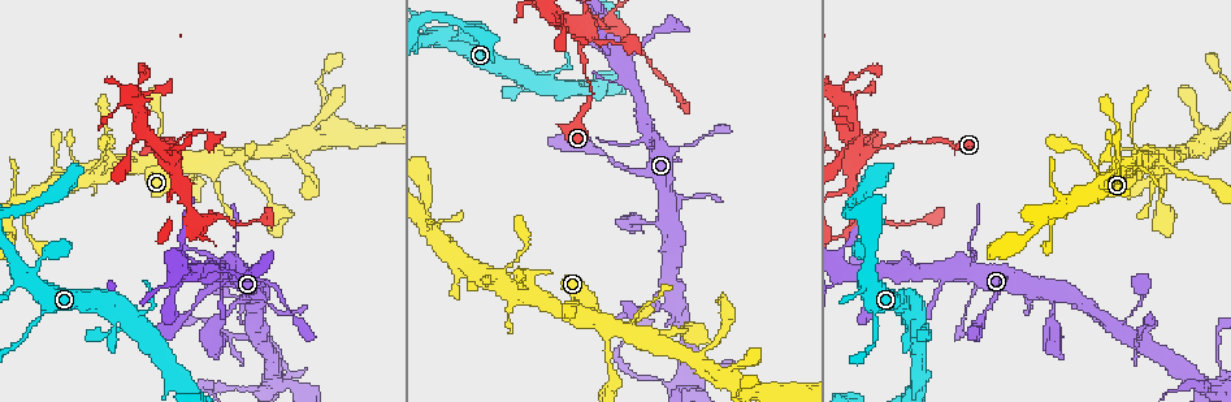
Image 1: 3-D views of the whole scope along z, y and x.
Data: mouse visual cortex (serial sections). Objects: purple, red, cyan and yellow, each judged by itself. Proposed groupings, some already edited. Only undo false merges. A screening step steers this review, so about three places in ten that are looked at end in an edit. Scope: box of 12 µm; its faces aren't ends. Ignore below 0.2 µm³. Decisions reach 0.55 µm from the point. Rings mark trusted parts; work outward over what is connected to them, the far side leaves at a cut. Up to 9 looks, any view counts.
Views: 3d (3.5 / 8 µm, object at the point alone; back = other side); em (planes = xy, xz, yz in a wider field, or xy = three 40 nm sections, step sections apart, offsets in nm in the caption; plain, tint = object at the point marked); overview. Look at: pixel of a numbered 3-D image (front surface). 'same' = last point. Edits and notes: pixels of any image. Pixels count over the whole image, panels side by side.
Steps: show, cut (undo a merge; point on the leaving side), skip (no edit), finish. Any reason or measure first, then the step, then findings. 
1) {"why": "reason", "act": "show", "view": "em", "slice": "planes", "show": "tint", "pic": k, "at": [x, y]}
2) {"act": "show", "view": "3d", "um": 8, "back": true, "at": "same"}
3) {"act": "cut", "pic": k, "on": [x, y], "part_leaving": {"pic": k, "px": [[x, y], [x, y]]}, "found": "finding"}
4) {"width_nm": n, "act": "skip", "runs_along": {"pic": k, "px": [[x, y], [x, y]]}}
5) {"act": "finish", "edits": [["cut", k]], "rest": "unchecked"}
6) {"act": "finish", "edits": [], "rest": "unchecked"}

{"why": "thin arm on a thick one", "act": "show", "view": "3d", "um": 3.5, "pic": 1, "at": [584, 33]}

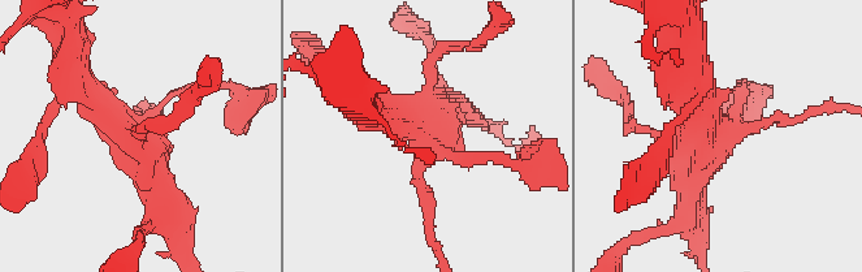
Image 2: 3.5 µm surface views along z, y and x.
{"act": "show", "view": "em", "slice": "xy", "step": 3, "show": "tint", "pic": 2, "at": [425, 144]}

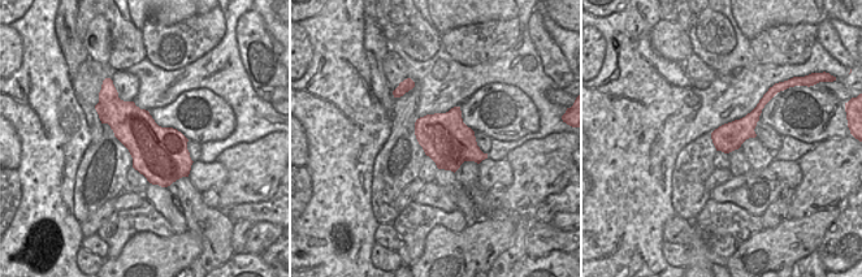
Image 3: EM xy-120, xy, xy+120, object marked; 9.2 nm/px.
{"act": "skip", "runs_along": {"pic": 2, "px": [[427, 219], [427, 143], [371, 113]]}, "found": "continuous, no second cell"}

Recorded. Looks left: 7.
{"why": "calibre changes", "act": "show", "view": "3d", "um": 3.5, "pic": 1, "at": [606, 32]}

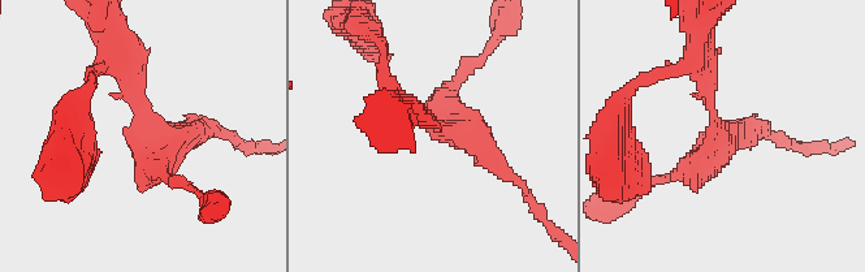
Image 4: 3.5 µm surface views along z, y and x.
{"why": "need the tissue", "act": "show", "view": "em", "slice": "xy", "step": 3, "show": "tint", "pic": 4, "at": [140, 117]}

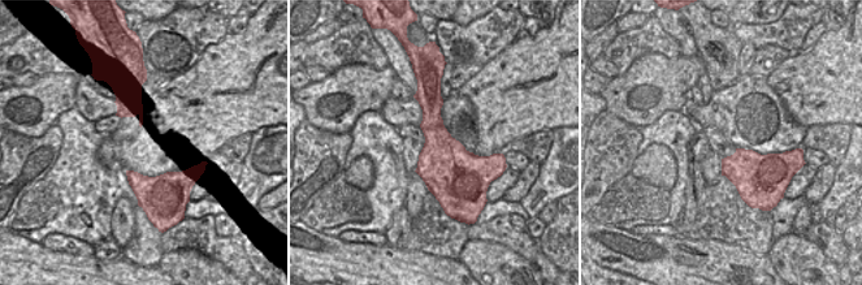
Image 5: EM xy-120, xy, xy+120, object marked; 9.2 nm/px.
{"act": "skip", "found": "one cell here"}

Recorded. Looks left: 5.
{"why": "calibre changes", "act": "show", "view": "3d", "um": 3.5, "pic": 1, "at": [138, 102]}

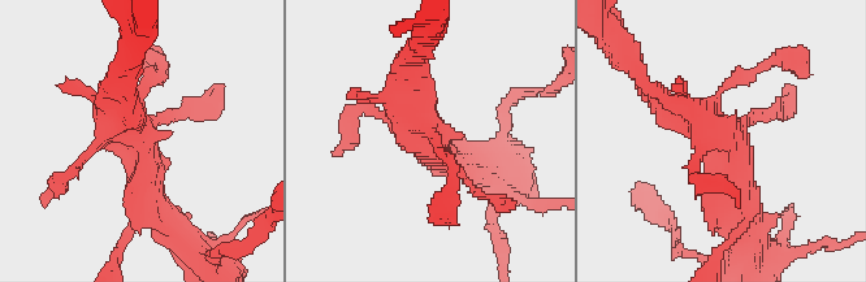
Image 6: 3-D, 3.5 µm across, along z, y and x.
{"why": "need the tissue", "act": "show", "view": "em", "slice": "xy", "step": 1, "show": "tint", "pic": 6, "at": [723, 133]}

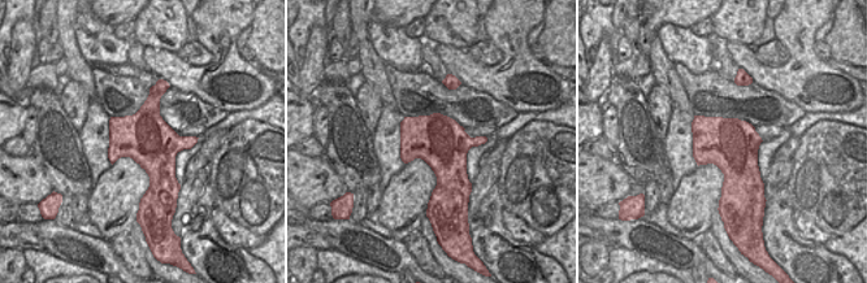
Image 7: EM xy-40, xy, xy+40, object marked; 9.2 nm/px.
{"why": "cut it another way", "act": "show", "view": "em", "slice": "xy", "step": 5, "show": "tint", "at": "same"}

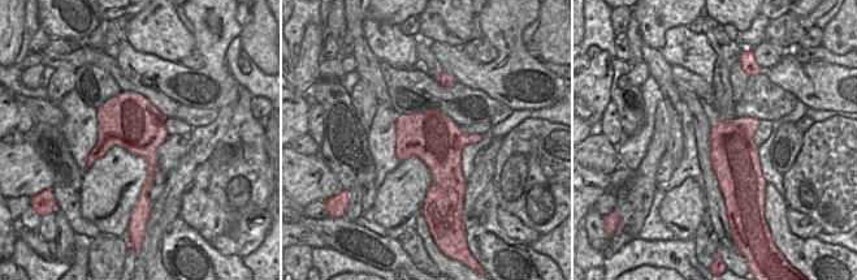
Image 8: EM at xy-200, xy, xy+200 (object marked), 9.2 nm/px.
{"act": "skip", "runs_along": {"pic": 6, "px": [[157, 215], [134, 131], [154, 76]]}, "found": "one cell here"}

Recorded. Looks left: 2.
{"why": "sharp bend", "act": "show", "view": "3d", "um": 3.5, "pic": 1, "at": [693, 381]}

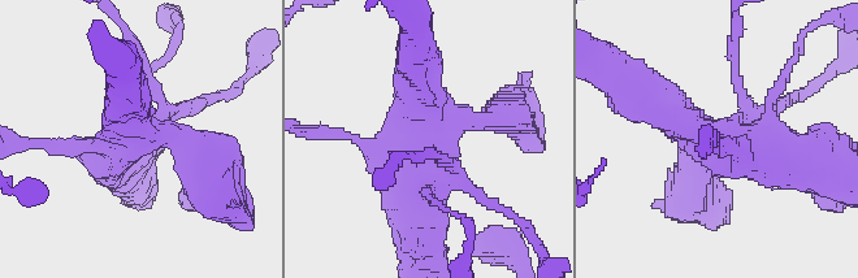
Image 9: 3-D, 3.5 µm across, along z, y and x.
{"act": "skip", "runs_along": {"pic": 9, "px": [[417, 59], [425, 135], [389, 152], [350, 135]]}, "found": "one cell here"}

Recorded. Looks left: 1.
{"act": "finish", "edits": [], "rest": "unchecked"}

